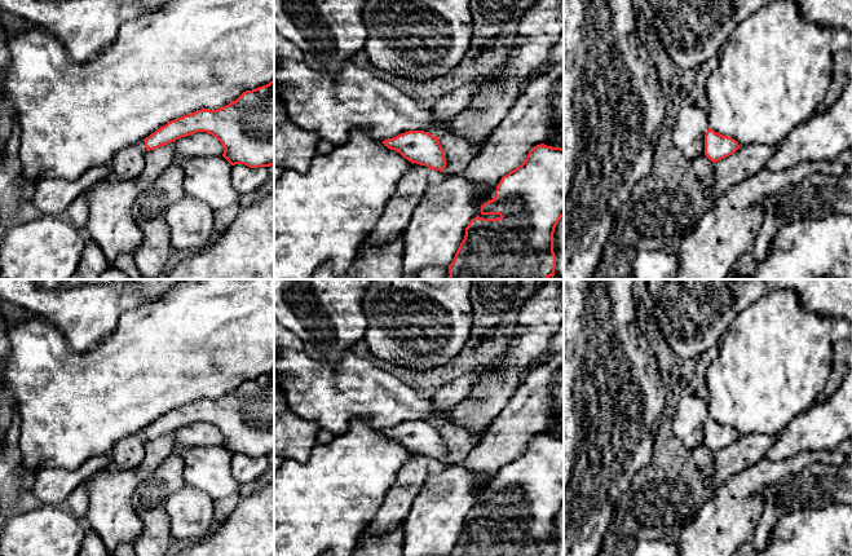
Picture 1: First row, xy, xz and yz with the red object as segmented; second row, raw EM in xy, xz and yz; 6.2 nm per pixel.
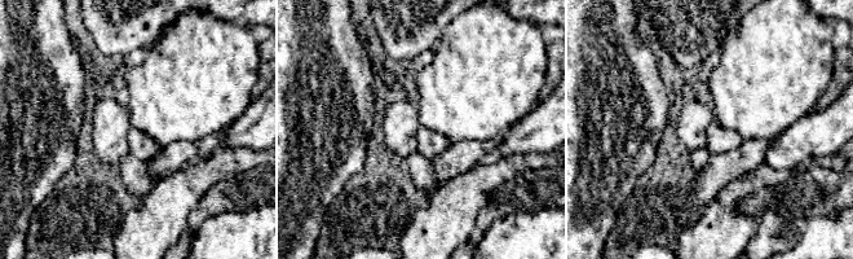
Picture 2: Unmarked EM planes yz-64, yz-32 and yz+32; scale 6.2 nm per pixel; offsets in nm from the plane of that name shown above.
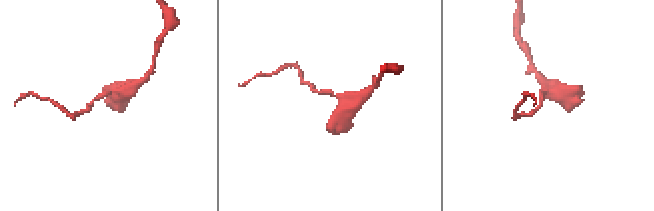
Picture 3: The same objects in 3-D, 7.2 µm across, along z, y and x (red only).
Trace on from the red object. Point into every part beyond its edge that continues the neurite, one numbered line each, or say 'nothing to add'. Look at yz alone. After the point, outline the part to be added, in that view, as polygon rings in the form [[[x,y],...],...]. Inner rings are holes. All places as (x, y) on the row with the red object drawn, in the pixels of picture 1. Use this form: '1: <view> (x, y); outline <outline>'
nothing to add

